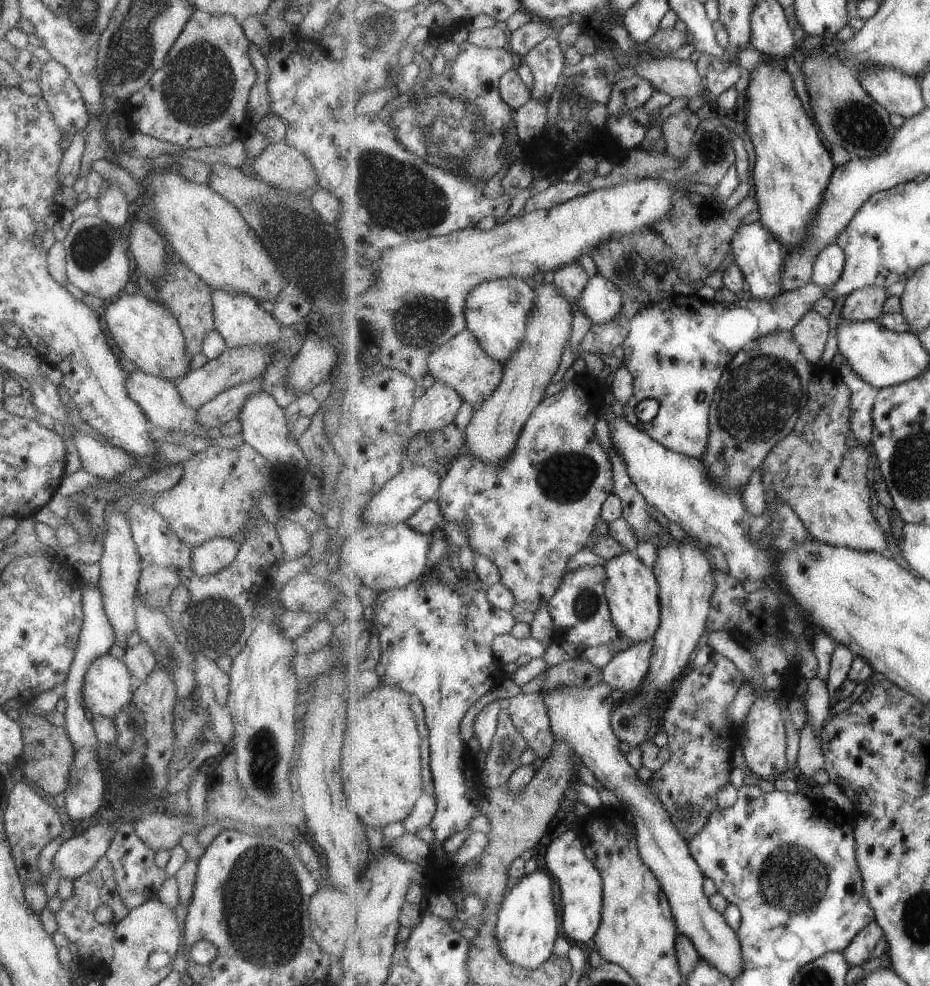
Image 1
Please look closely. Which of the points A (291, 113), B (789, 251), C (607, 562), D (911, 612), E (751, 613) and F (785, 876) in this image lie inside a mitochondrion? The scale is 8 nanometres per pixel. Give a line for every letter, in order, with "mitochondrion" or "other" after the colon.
A: other
B: other
C: other
D: other
E: other
F: mitochondrion

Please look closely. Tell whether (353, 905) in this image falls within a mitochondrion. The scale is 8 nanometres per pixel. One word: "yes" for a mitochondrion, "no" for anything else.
no

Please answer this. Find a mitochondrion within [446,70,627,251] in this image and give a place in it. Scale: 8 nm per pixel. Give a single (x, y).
(586, 96)

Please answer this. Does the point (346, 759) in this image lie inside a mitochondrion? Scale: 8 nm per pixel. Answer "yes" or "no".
no

